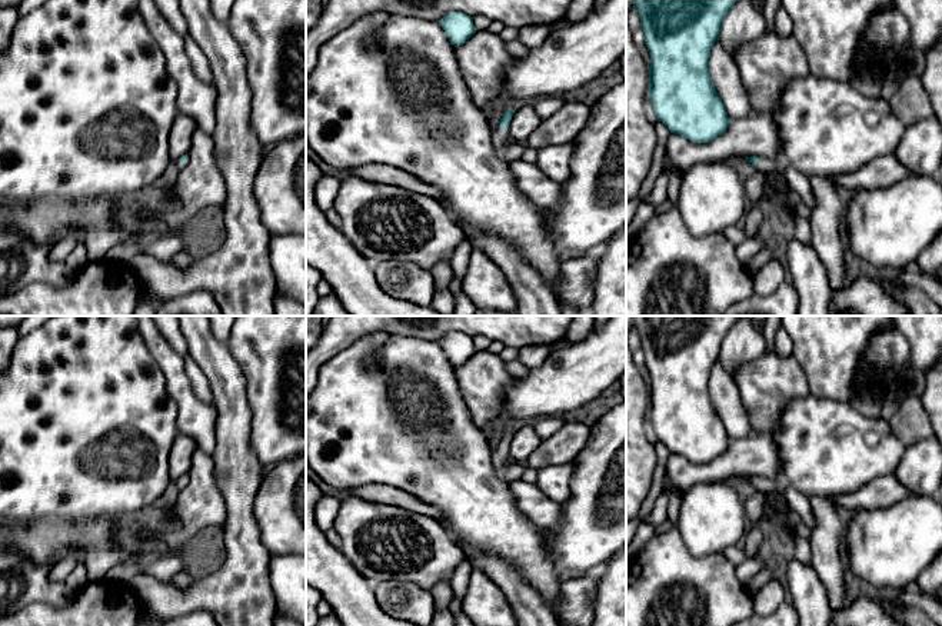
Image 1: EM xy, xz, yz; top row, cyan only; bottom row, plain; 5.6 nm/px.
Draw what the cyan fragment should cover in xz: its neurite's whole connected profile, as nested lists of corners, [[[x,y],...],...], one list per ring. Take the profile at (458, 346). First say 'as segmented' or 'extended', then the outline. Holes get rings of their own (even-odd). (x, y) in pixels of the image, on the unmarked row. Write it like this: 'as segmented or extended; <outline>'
as segmented; [[[450,332],[439,340],[449,362],[457,367],[469,360],[475,353],[473,337],[462,332]]]

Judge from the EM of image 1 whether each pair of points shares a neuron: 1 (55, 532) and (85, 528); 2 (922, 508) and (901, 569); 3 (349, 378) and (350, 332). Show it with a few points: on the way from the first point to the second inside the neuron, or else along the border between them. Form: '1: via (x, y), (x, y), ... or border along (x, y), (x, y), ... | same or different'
1: via (62, 532), (77, 532) | same
2: via (919, 523), (901, 543), (901, 553) | same
3: border along (378, 330), (359, 336), (322, 363) | different

